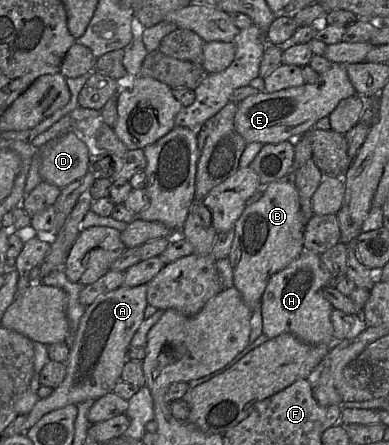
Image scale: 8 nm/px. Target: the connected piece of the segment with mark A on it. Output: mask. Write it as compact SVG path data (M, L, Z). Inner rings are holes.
M147 284L120 286L100 295L85 308L66 361L66 376L52 393L37 401L26 416L25 429L31 428L45 414L70 404L96 400L113 389L121 380L124 365L129 360L131 340L145 319Z

